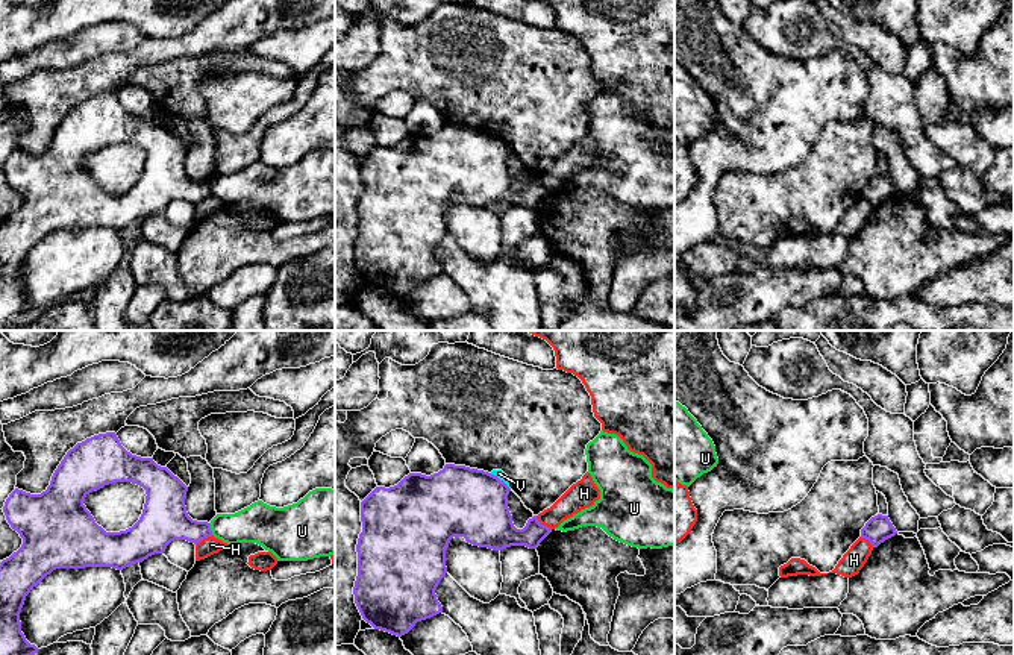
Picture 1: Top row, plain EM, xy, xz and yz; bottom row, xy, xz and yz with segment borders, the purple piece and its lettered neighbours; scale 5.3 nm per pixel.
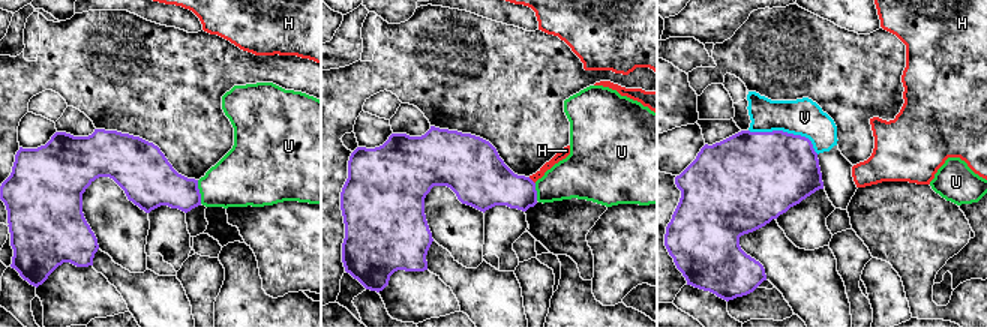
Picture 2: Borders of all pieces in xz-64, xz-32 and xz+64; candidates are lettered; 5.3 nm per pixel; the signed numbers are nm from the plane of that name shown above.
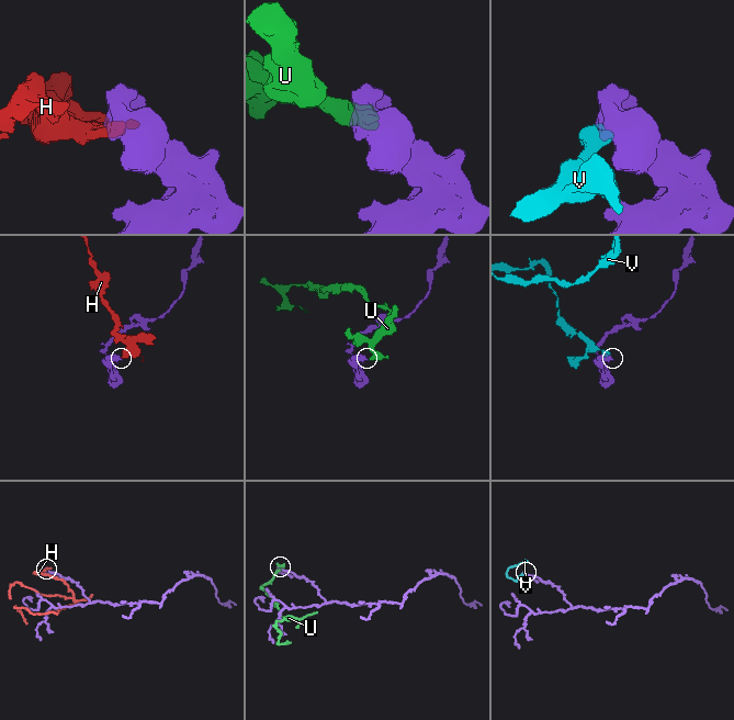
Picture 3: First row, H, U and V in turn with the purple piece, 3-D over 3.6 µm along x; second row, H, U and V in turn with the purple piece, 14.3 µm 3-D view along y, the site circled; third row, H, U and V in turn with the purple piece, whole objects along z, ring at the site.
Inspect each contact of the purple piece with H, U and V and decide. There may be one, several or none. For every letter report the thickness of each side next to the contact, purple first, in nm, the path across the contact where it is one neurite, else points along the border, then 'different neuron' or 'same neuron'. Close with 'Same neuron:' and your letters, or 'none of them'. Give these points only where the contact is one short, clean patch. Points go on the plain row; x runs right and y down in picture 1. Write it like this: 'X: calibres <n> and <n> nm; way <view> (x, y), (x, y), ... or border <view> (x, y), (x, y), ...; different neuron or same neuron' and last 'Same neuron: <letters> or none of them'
H: calibres 190 and 140 nm; border xz (535, 176), (550, 190); different neuron
U: calibres 240 and 200 nm; different neuron
V: calibres 380 and 50 nm; different neuron
Same neuron: none of them

